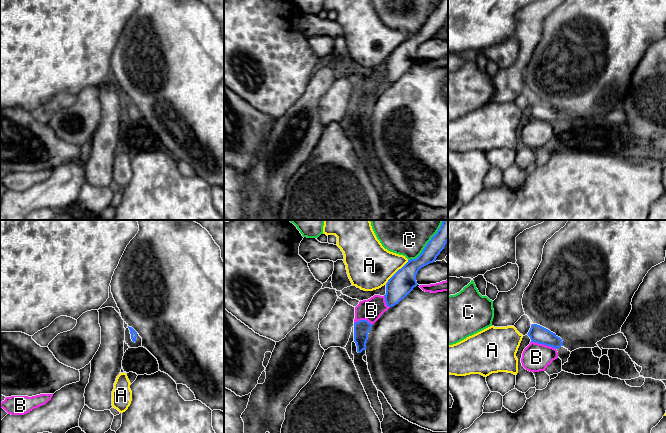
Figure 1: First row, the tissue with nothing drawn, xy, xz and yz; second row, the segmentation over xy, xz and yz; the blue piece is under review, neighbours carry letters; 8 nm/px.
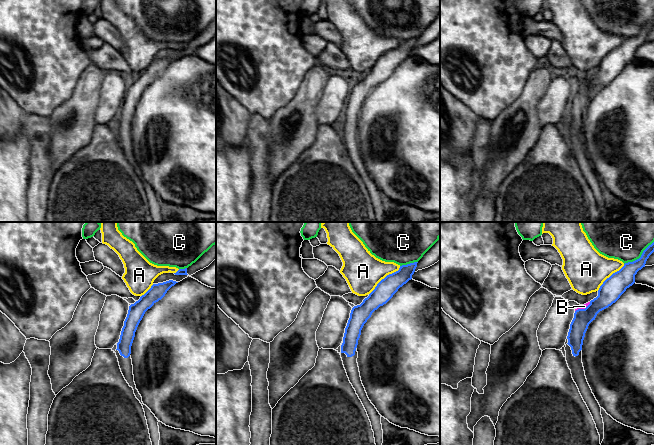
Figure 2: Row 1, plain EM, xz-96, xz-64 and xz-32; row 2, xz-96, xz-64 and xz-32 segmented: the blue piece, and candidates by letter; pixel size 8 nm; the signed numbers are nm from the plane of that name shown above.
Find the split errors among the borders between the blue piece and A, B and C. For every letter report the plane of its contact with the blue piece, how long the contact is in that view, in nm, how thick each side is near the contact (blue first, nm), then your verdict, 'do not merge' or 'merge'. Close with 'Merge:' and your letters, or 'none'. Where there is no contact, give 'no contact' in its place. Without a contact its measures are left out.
A: meets blue in xz; contact 280 nm long; 190 nm thick on the blue side, 380 nm on the other; do not merge
B: meets blue in yz; contact 220 nm long; 140 nm thick on the blue side, 220 nm on the other; do not merge
C: meets blue in xz; contact 440 nm long; 140 nm thick on the blue side, 500 nm on the other; do not merge
Merge: none

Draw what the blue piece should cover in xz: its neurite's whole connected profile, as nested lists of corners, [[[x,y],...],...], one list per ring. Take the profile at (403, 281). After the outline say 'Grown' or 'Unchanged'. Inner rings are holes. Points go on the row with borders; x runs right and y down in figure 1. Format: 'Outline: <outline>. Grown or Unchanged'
Outline: [[[443,220],[437,233],[427,243],[422,253],[399,269],[386,283],[385,302],[393,307],[404,299],[416,287],[418,271],[433,263],[448,242],[448,220]]]. Unchanged

